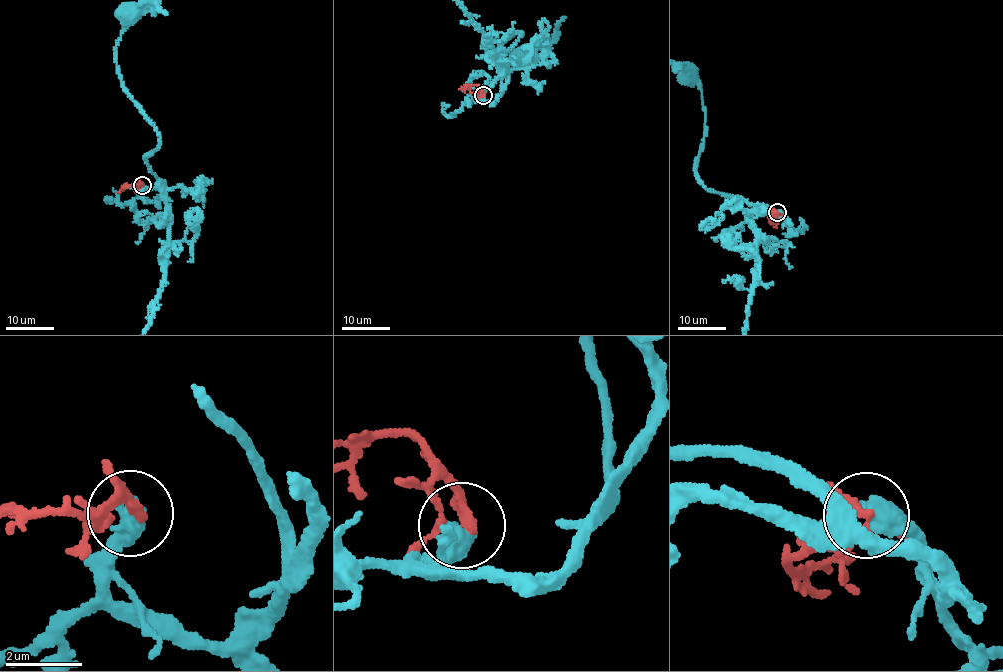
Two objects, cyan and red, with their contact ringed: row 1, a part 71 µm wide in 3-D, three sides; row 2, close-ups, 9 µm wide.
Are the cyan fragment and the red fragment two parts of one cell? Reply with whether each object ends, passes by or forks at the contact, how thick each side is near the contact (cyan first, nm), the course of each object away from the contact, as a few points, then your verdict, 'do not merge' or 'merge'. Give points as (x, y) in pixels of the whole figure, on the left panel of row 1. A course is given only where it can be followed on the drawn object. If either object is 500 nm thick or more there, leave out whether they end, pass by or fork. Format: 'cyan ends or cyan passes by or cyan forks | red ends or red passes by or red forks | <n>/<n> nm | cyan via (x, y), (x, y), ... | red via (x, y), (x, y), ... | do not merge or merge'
550/240 nm | cyan via (142, 185), (140, 193), (156, 202), (160, 183), (145, 157), (160, 138), (124, 87), (116, 63), (130, 15) | red via (142, 185), (124, 186), (118, 191) | merge

